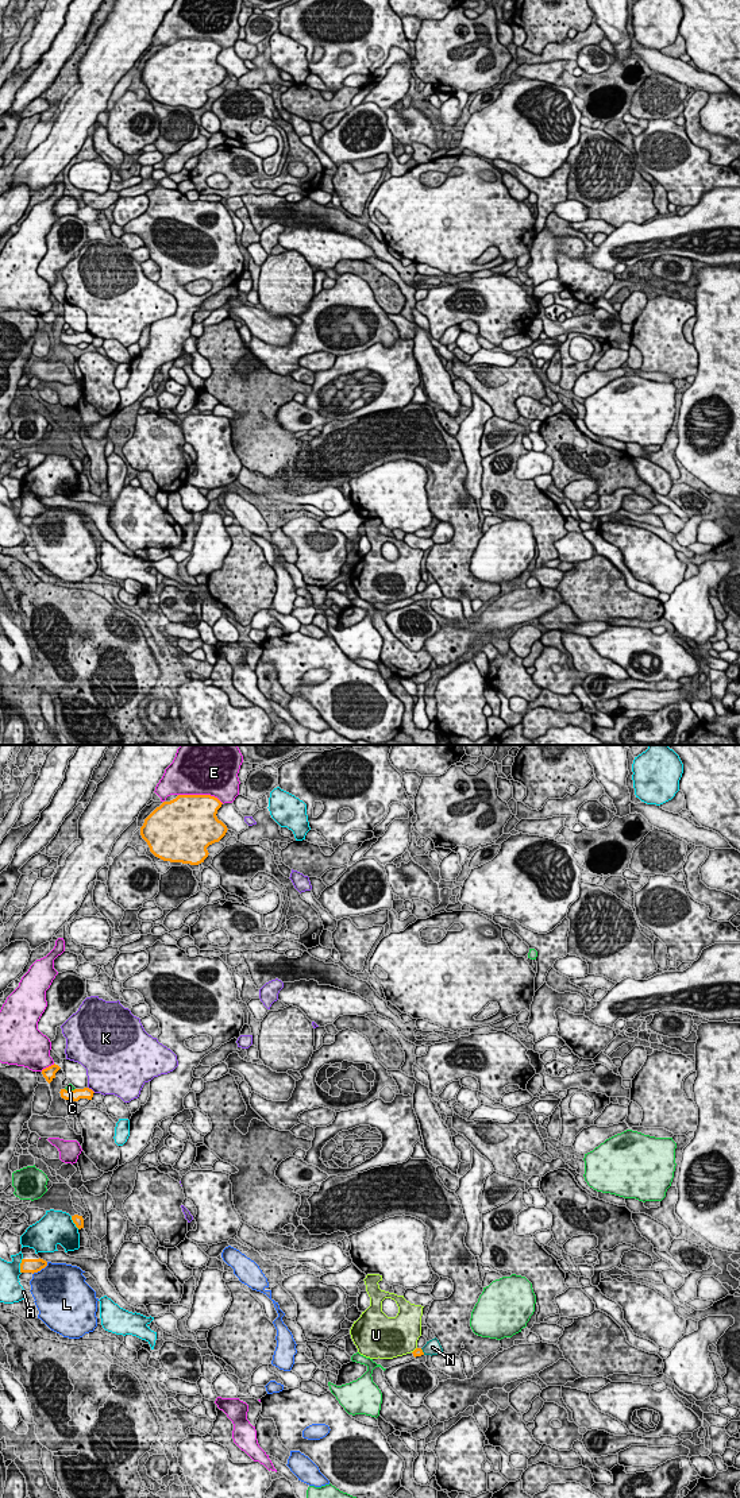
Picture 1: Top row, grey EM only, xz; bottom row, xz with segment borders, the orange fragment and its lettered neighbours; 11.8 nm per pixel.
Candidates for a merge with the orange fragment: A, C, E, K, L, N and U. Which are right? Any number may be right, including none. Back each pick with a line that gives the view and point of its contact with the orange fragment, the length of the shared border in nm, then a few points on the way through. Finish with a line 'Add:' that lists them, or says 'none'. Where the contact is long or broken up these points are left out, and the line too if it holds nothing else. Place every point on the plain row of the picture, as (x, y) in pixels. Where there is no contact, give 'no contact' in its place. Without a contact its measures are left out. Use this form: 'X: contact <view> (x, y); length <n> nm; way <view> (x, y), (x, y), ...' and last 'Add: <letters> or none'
N: contact xz (421, 595); length 100 nm; way xz (417, 597), (421, 595), (432, 591)
Add: N

